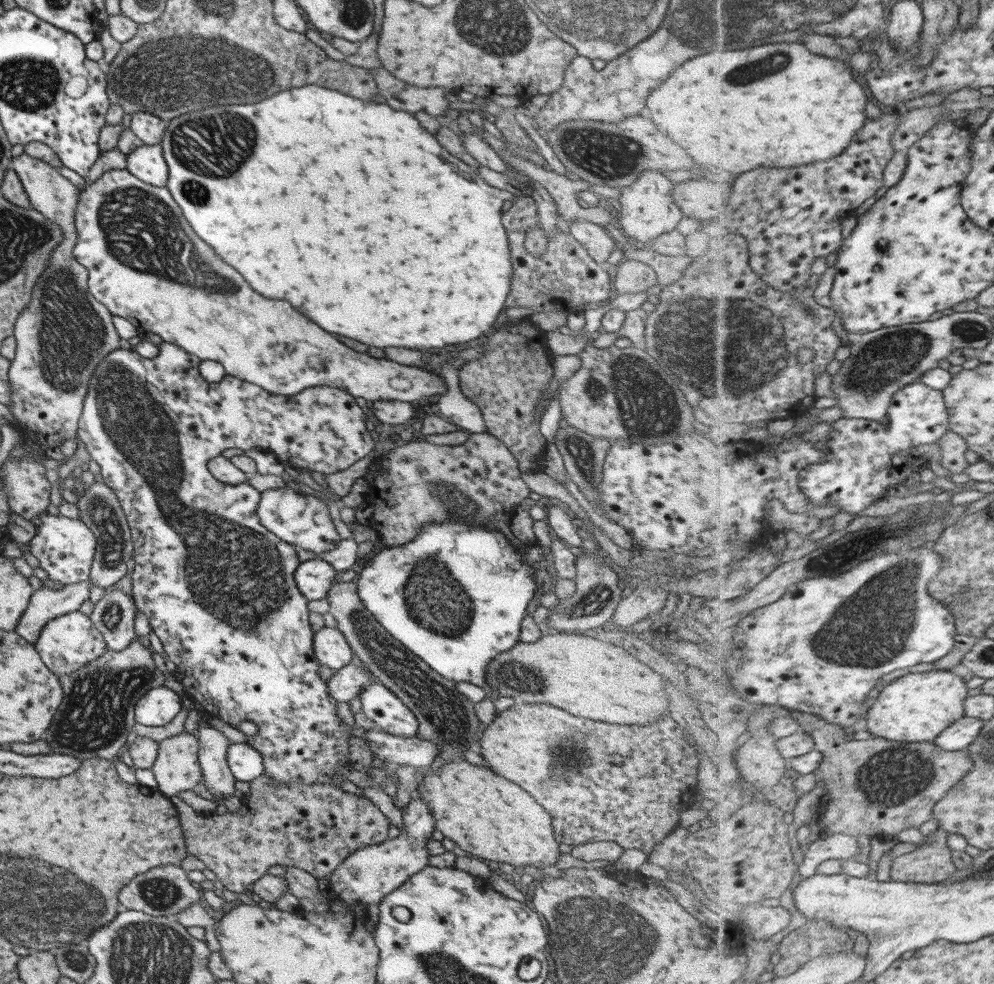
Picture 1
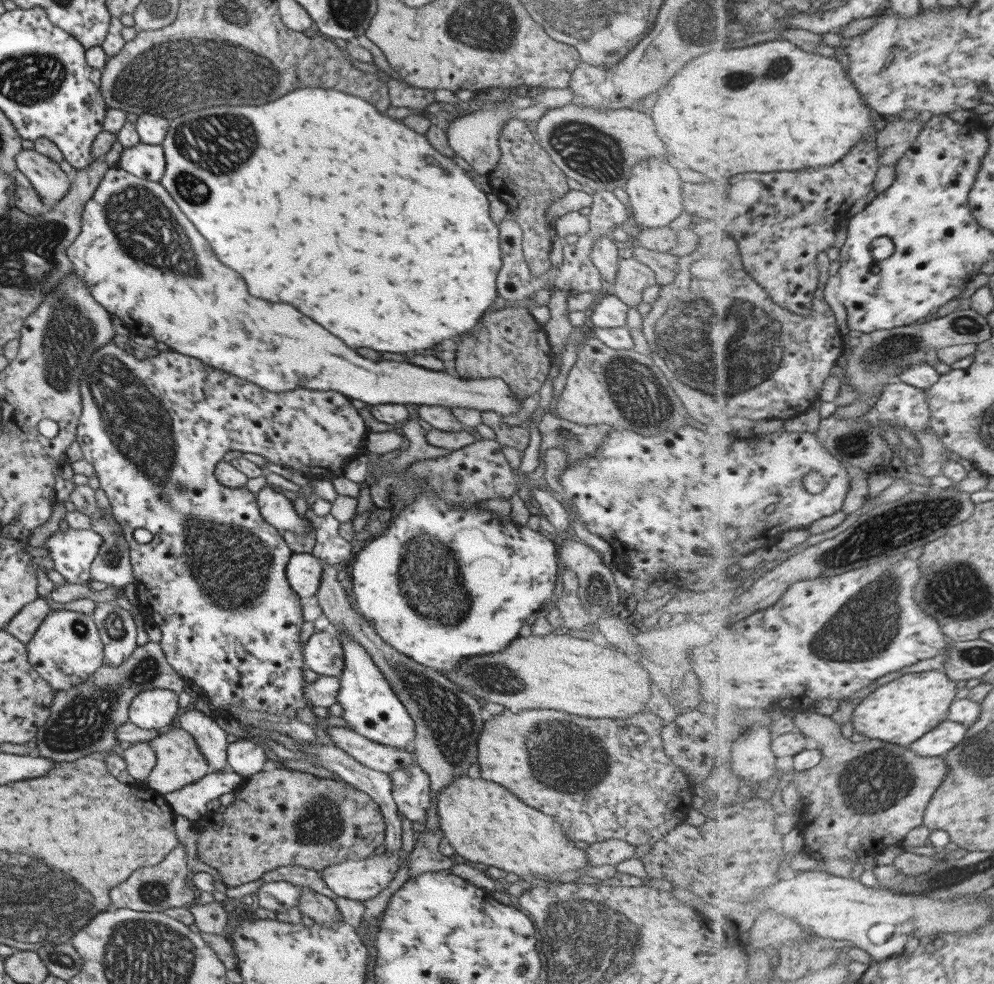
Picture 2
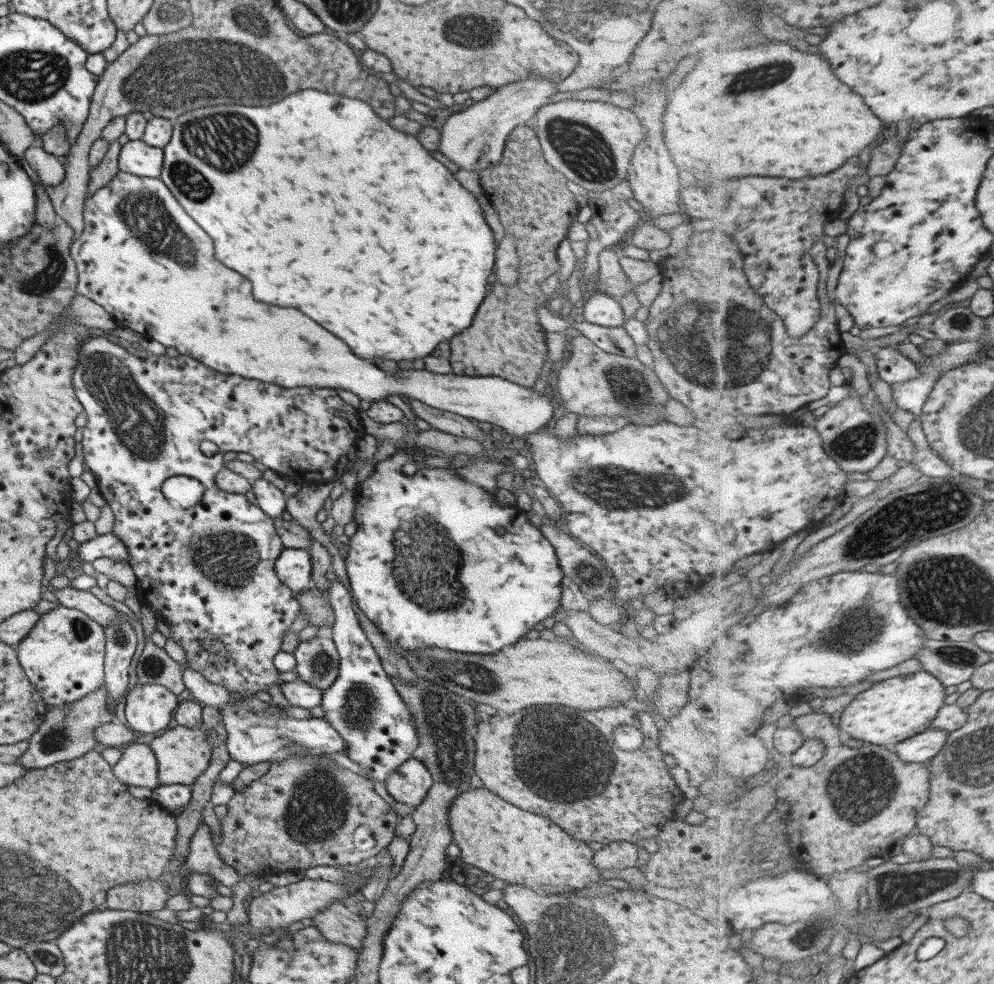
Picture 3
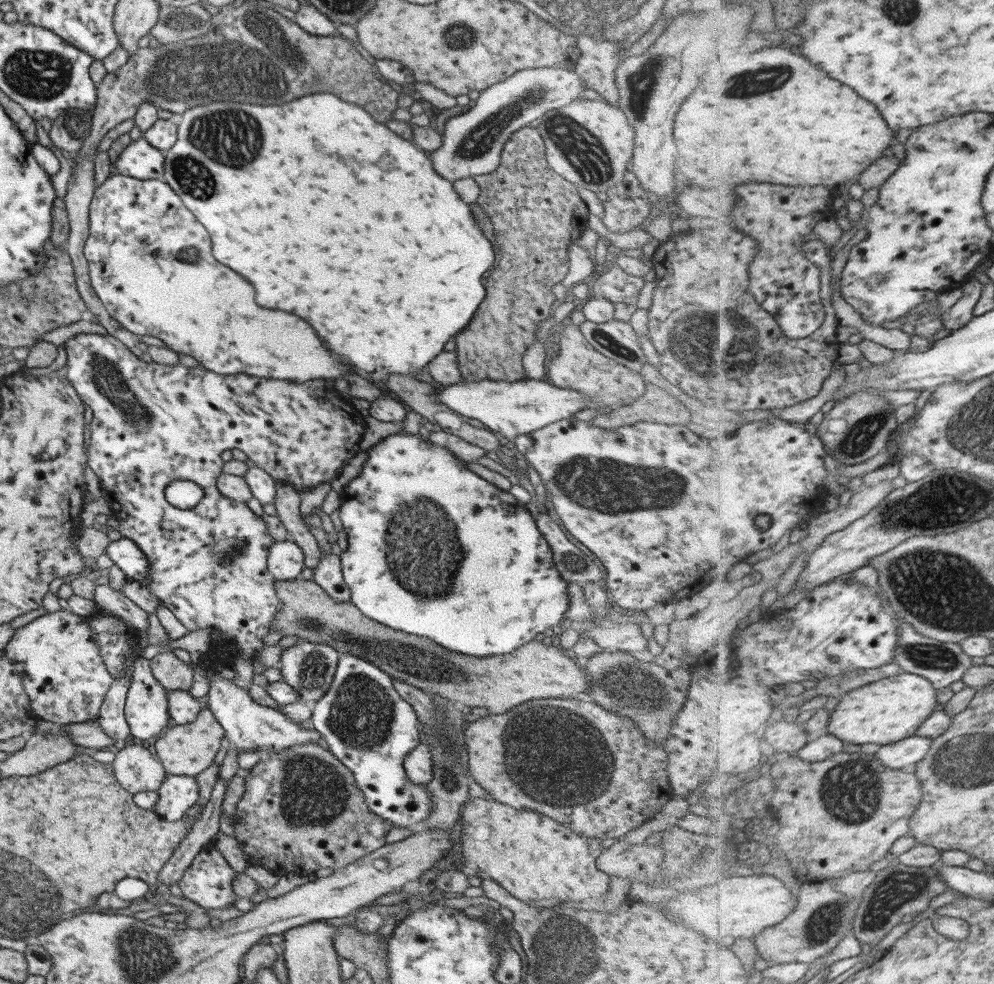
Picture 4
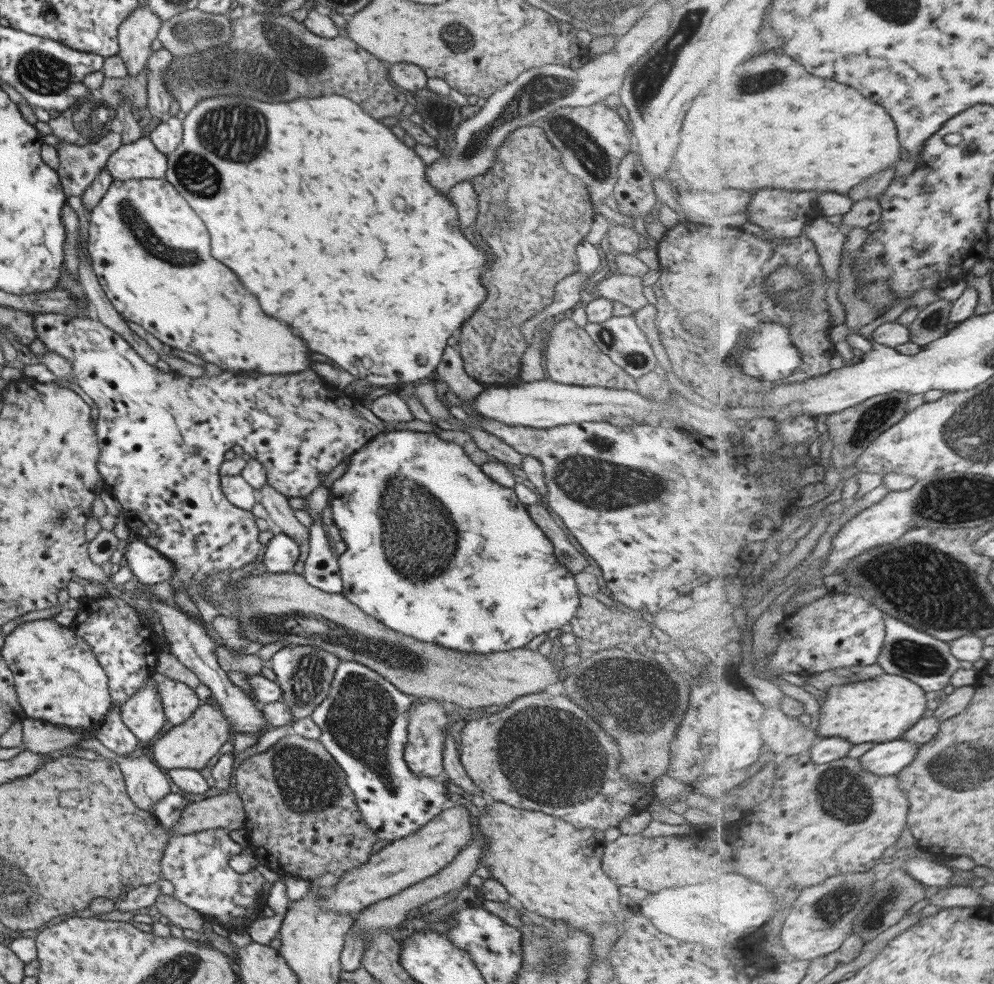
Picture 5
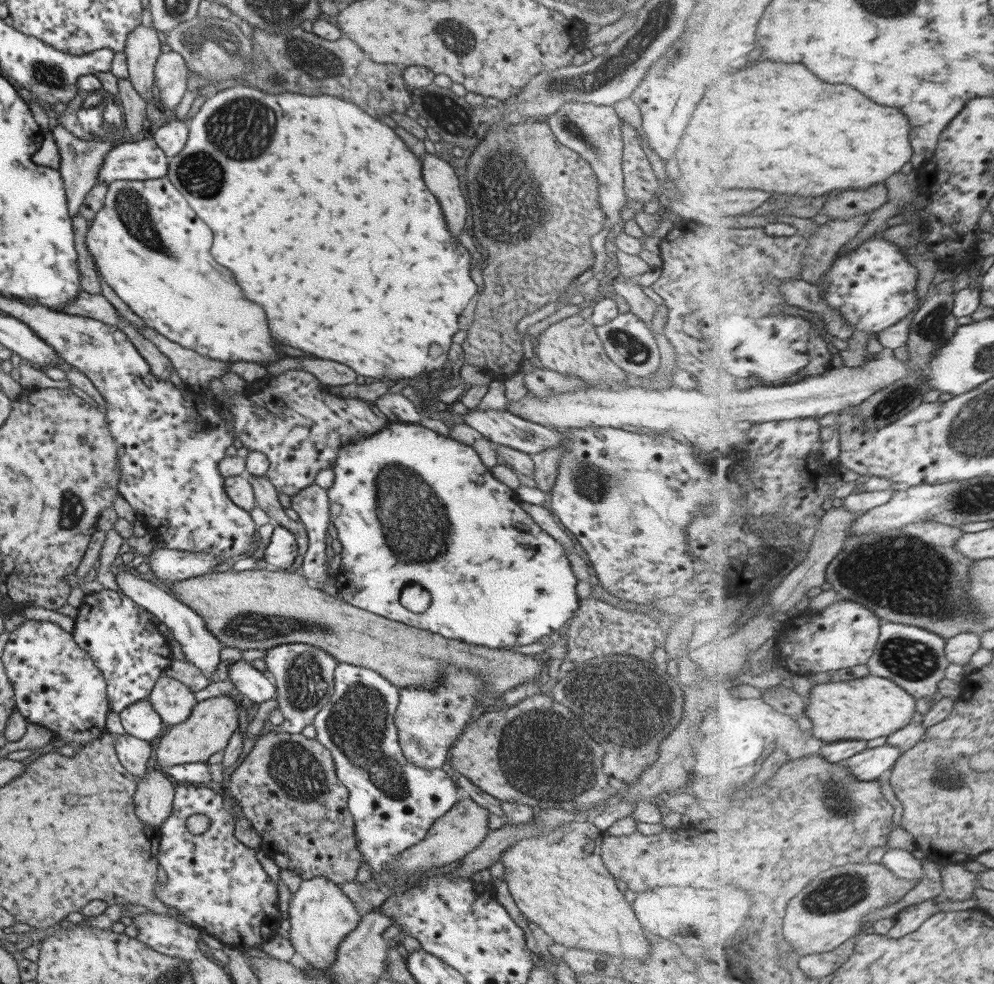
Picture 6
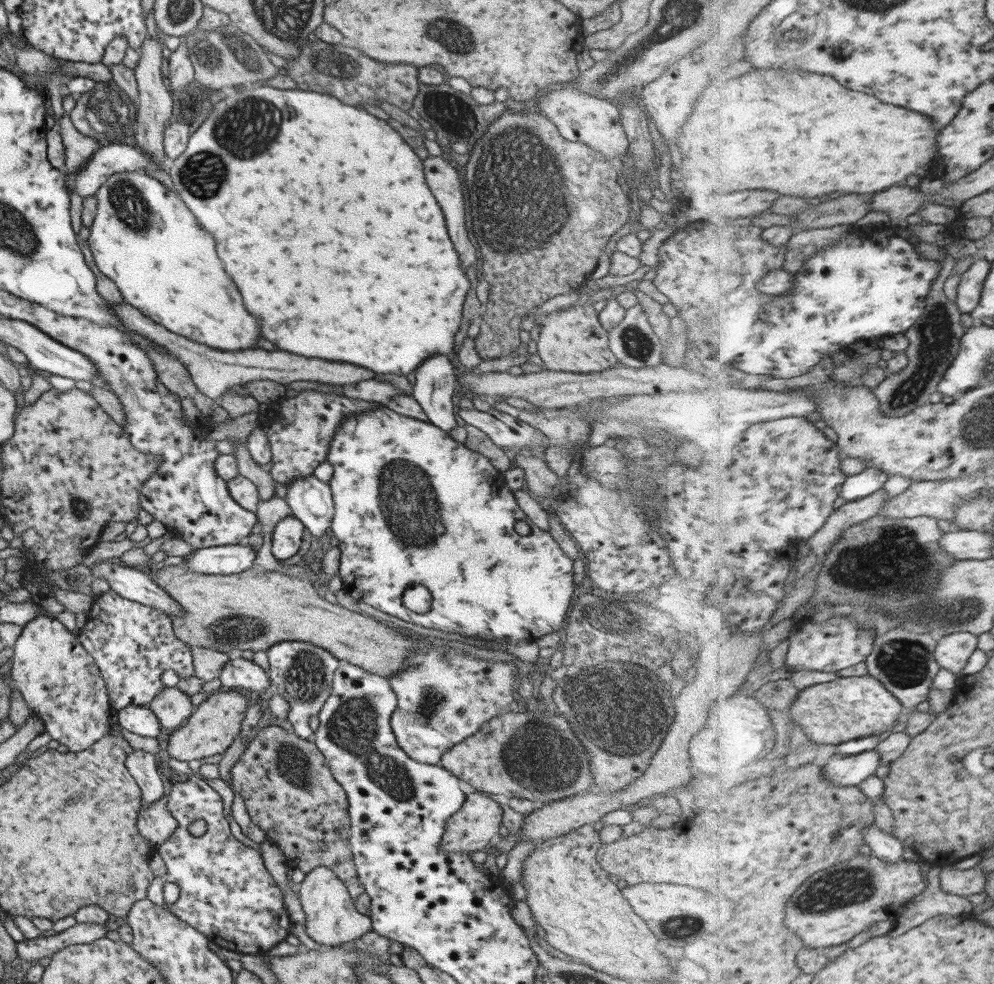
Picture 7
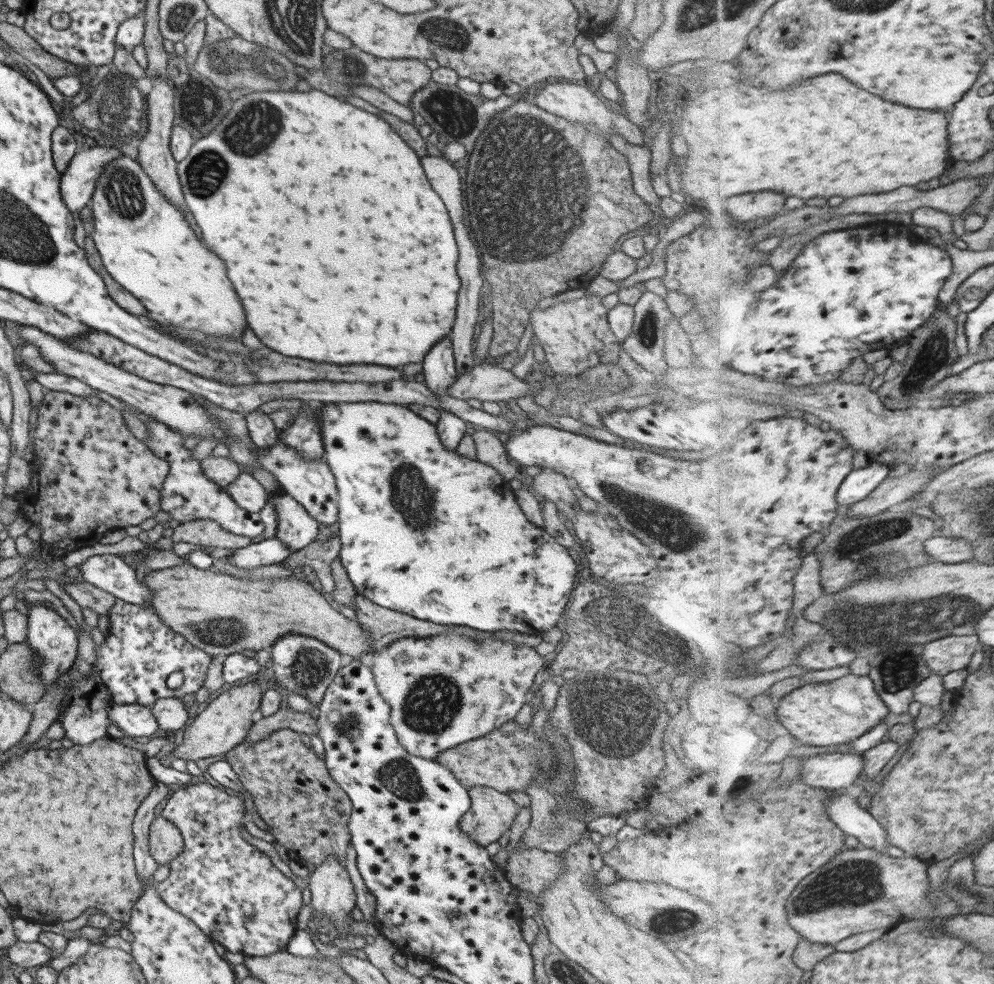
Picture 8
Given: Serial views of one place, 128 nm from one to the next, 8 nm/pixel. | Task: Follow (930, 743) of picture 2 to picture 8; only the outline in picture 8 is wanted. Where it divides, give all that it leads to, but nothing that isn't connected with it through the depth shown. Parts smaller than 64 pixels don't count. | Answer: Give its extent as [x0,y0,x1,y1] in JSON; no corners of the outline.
[799,752,865,792]

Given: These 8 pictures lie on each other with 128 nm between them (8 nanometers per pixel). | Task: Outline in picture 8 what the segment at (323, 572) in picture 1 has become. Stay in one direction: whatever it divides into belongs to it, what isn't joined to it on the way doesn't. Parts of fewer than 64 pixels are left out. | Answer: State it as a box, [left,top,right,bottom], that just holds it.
[268,488,319,552]

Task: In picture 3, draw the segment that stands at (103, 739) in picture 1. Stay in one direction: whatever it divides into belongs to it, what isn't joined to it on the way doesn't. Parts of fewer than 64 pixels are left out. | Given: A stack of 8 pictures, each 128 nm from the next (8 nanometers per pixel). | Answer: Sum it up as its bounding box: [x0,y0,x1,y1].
[16,643,185,770]

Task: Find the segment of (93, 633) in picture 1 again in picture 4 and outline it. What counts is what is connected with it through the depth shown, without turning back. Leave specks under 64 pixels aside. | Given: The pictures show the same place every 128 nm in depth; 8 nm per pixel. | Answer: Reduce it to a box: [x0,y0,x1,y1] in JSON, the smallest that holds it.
[3,608,113,725]

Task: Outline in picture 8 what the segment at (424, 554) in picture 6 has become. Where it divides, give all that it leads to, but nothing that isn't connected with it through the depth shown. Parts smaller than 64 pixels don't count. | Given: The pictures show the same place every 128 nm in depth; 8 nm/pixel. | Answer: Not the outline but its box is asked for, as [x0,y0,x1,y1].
[314,402,575,637]

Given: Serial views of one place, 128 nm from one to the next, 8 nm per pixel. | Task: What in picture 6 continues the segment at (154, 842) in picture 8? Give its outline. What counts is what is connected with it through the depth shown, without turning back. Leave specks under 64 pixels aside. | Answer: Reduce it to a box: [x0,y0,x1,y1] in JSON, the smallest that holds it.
[135,769,174,830]

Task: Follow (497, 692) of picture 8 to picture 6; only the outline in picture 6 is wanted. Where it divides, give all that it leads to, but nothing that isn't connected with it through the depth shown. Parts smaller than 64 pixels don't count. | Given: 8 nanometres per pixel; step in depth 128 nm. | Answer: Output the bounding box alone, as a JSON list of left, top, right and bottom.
[392,666,492,769]

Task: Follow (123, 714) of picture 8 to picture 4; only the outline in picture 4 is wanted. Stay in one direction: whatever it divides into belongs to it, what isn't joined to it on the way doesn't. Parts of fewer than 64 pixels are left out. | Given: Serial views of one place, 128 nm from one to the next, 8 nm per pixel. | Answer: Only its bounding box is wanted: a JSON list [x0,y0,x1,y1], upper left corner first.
[124,655,169,740]

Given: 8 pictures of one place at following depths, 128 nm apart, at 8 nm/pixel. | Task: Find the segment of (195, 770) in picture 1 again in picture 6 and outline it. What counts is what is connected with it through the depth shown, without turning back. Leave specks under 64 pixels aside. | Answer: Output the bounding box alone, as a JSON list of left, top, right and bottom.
[155,694,242,769]

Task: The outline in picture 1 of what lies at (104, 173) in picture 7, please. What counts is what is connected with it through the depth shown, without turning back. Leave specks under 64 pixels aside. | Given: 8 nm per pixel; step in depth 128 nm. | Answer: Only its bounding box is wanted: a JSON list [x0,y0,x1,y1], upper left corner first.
[125,145,167,187]

